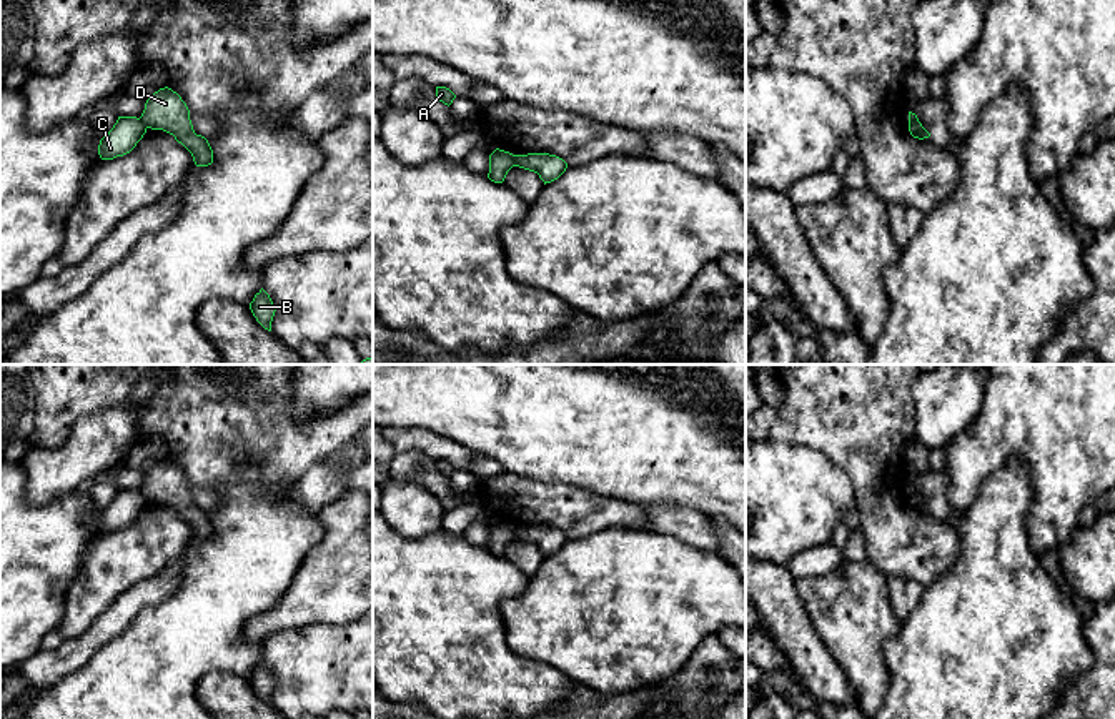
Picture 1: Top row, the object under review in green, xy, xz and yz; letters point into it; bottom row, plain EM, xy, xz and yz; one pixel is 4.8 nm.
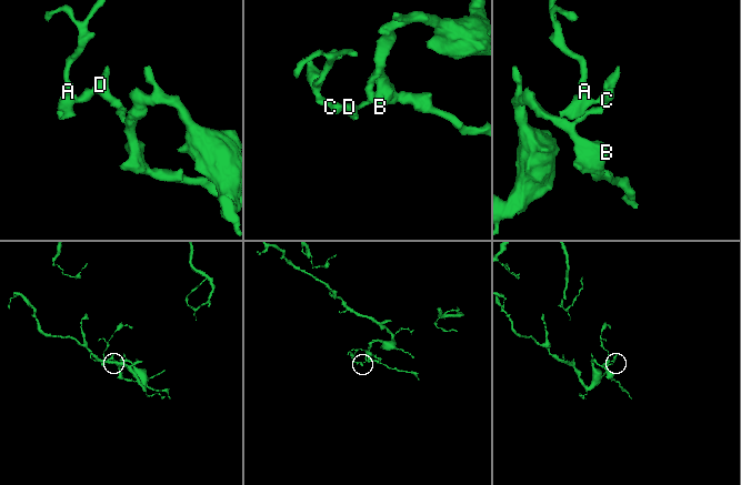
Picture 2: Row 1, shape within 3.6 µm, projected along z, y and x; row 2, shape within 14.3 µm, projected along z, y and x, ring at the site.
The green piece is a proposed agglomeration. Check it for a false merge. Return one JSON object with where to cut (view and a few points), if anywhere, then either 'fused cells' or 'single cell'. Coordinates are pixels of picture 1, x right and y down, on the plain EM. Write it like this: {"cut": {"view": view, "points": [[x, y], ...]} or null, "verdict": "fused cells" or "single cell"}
{"cut": {"view": "xz", "points": [[515, 528], [518, 538]]}, "verdict": "fused cells"}

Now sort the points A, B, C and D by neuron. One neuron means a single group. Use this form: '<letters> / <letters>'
A C / B D

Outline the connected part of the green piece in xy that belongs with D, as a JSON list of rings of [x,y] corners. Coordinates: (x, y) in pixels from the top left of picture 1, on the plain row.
[[[165,459],[155,464],[146,473],[140,491],[146,501],[173,508],[191,526],[196,539],[213,536],[213,523],[208,513],[195,506],[186,476],[171,461]]]

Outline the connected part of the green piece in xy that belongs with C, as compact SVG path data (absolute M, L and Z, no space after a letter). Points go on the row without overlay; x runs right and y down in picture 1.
M118 489L113 501L100 513L98 528L102 533L113 533L130 526L146 506L141 491Z

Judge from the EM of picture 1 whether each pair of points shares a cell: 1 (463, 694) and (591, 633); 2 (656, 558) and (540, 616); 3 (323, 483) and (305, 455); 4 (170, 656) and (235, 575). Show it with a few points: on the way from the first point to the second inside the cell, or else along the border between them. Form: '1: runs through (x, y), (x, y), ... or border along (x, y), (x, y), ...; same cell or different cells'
1: border along (505, 634), (521, 656), (550, 663), (569, 678); different cells
2: runs through (628, 586), (604, 609), (589, 609), (568, 616); same cell
3: border along (346, 445), (312, 463), (292, 483); different cells
4: runs through (187, 636), (205, 618), (217, 595); same cell

